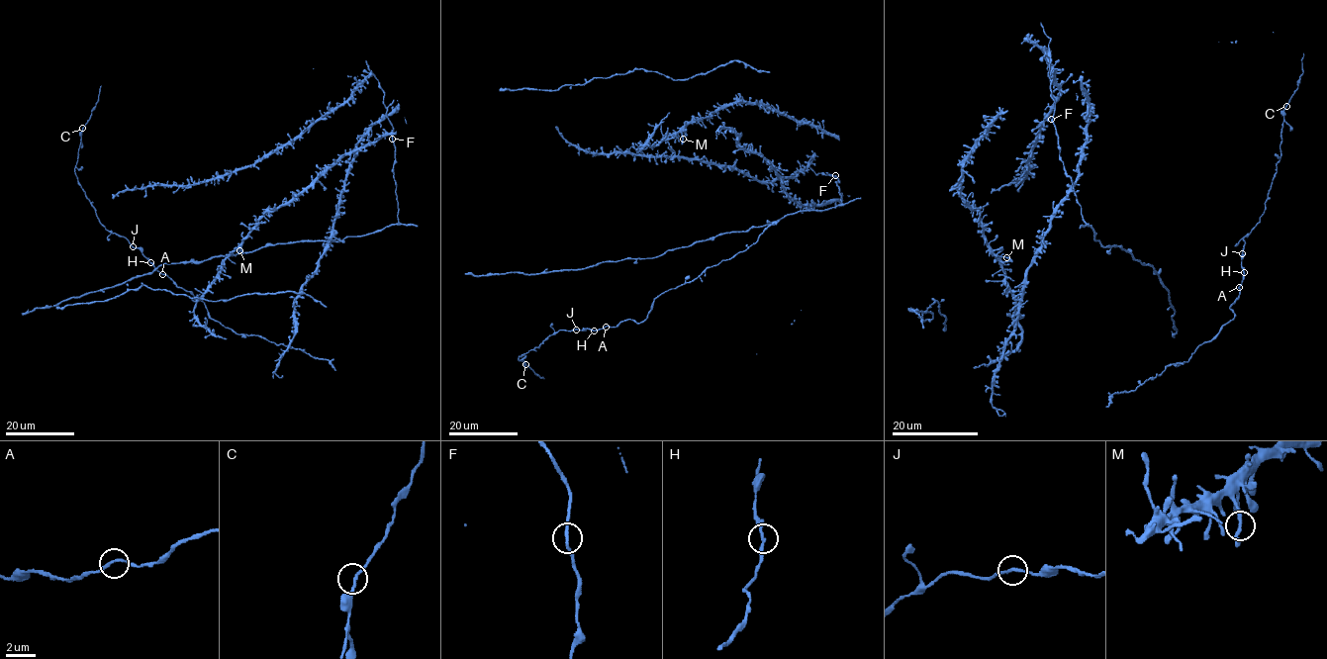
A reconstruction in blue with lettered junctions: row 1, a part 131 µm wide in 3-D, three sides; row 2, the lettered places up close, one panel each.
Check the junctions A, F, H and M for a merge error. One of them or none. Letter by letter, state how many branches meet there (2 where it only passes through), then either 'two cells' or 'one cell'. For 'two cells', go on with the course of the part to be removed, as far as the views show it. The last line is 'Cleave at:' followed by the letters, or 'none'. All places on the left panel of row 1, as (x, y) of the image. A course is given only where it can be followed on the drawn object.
A: branches 2; one cell
F: branches 2; one cell
H: branches 2; one cell
M: branches 2; one cell
Cleave at: none

